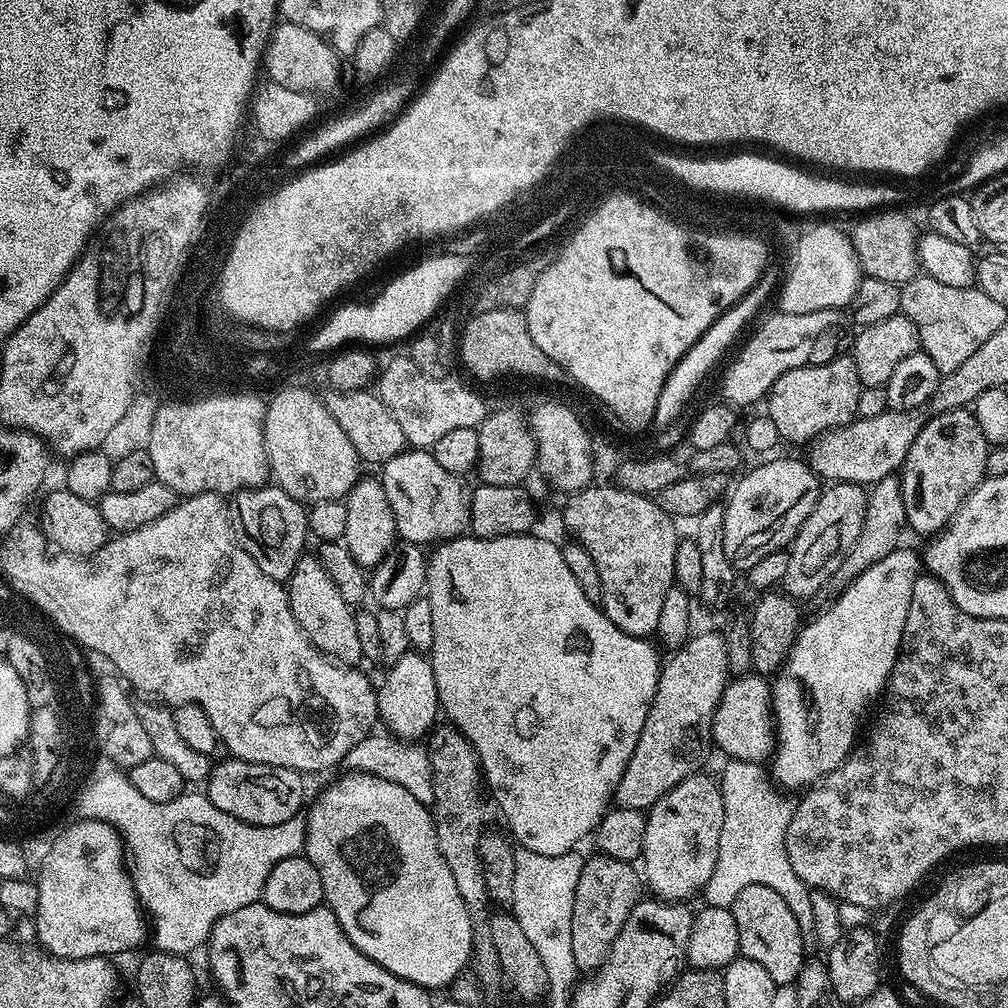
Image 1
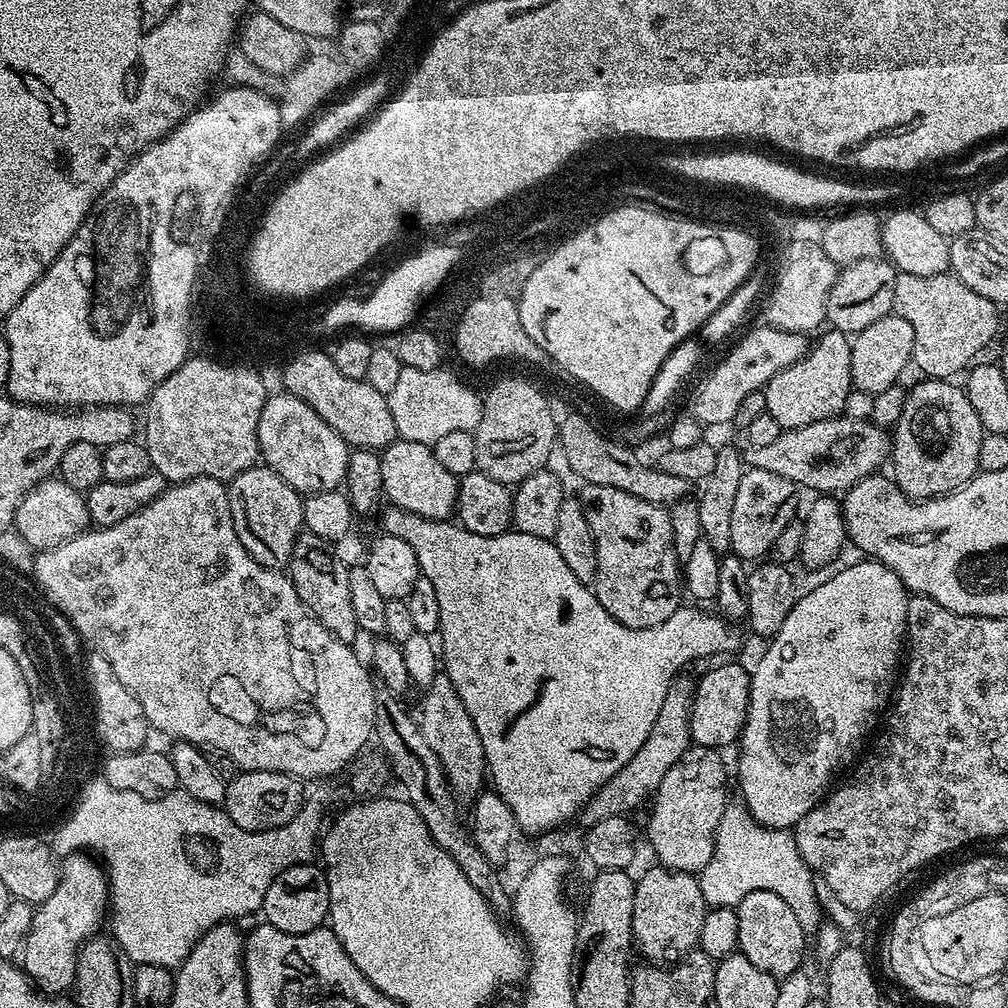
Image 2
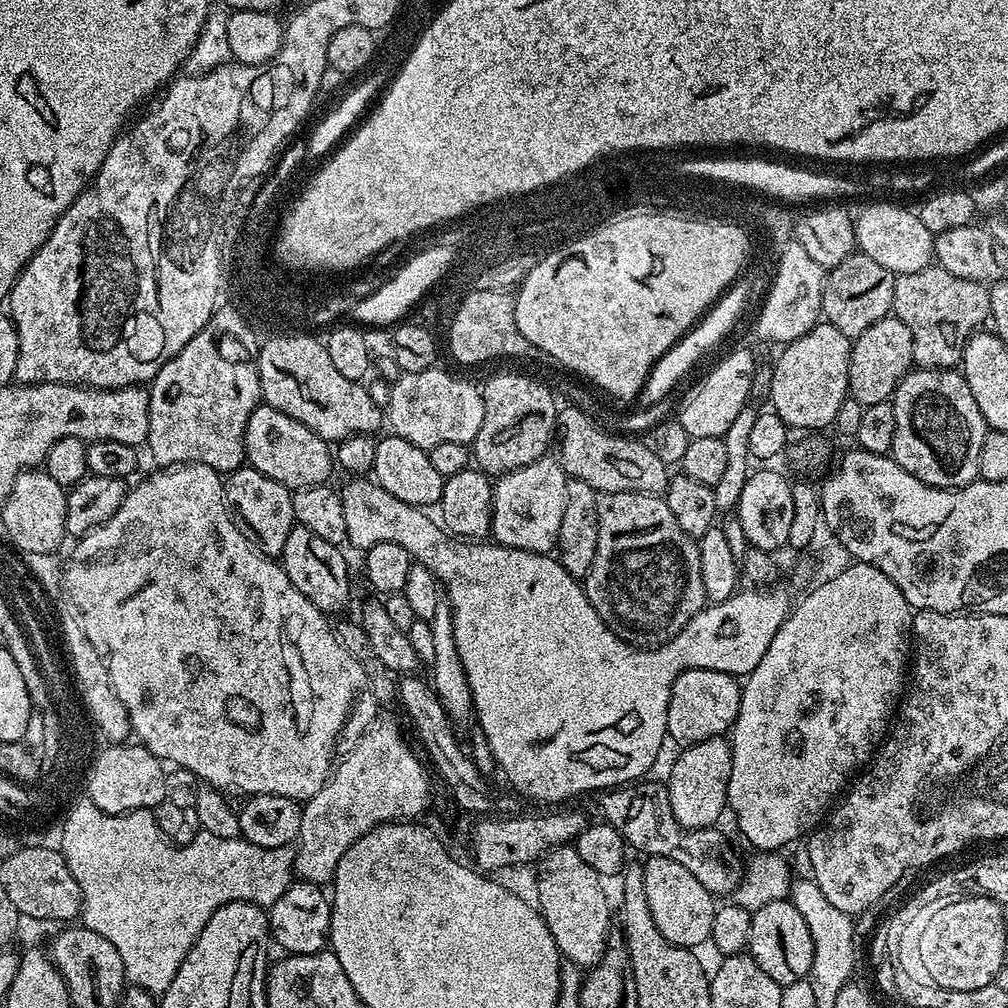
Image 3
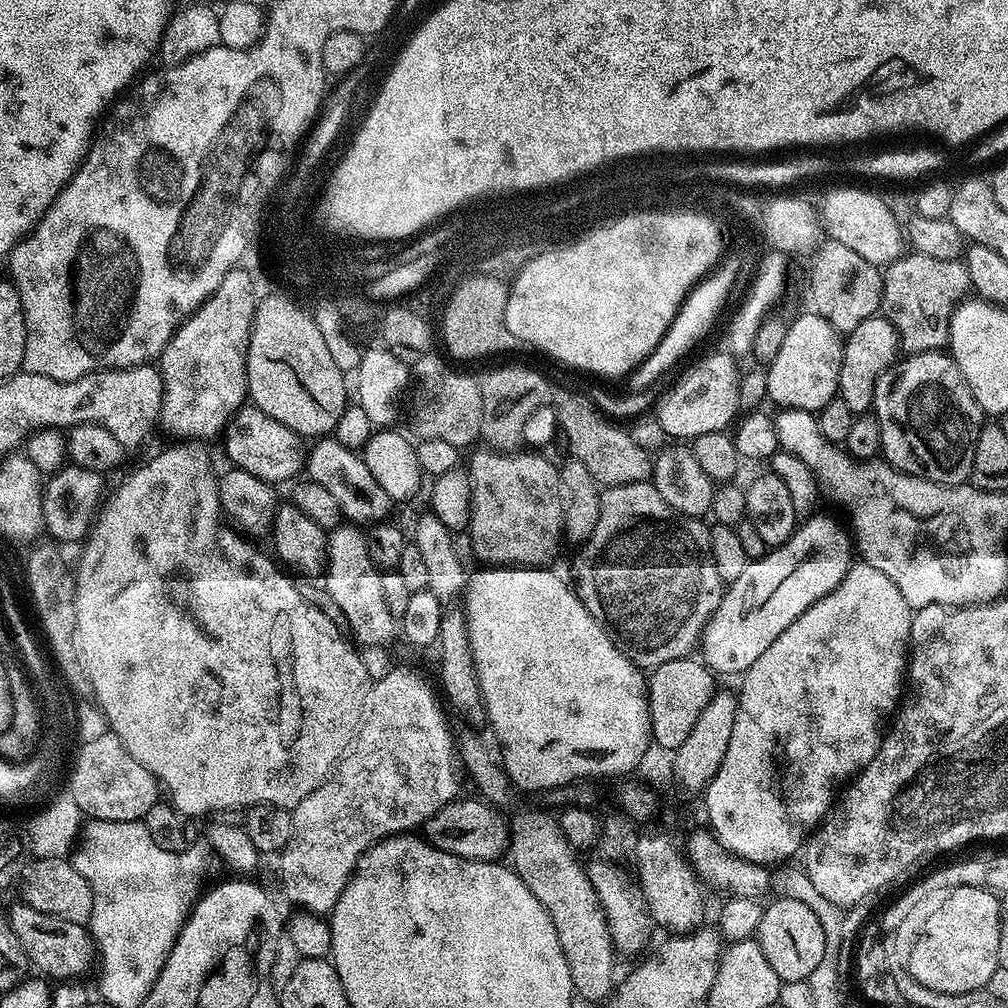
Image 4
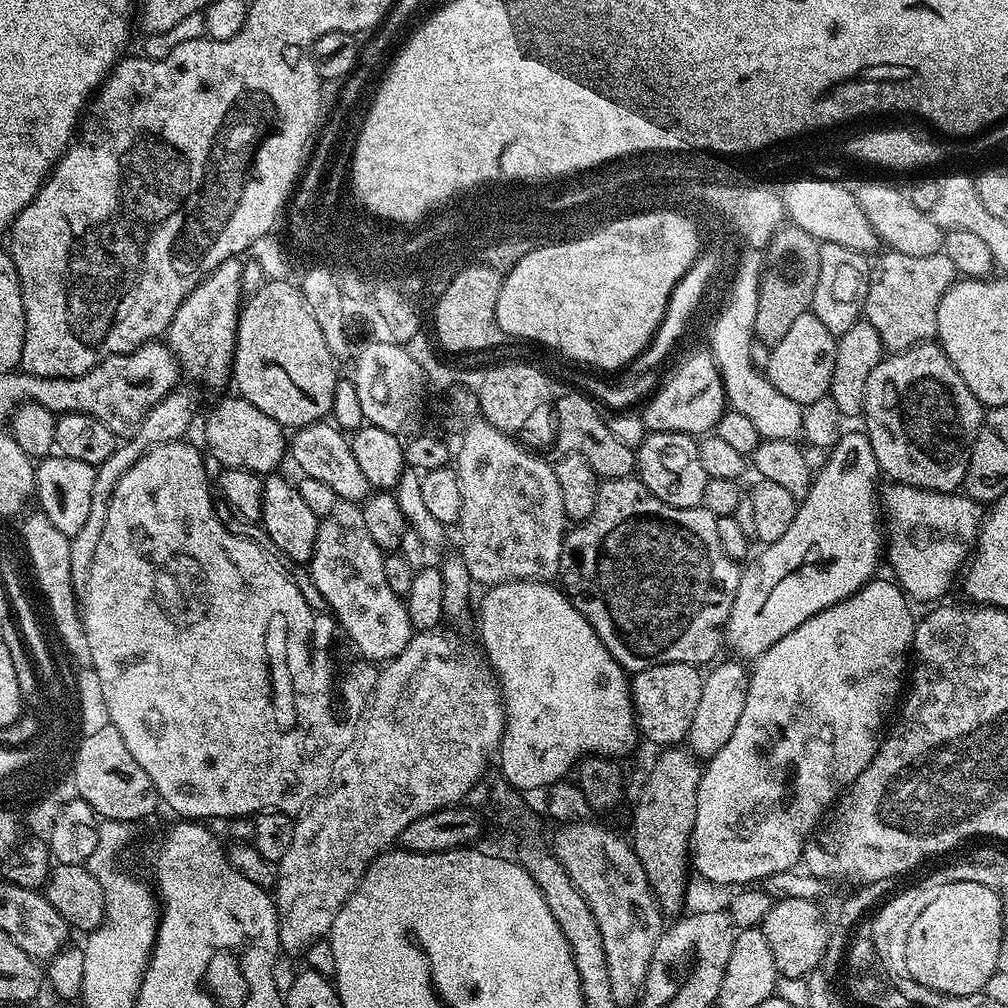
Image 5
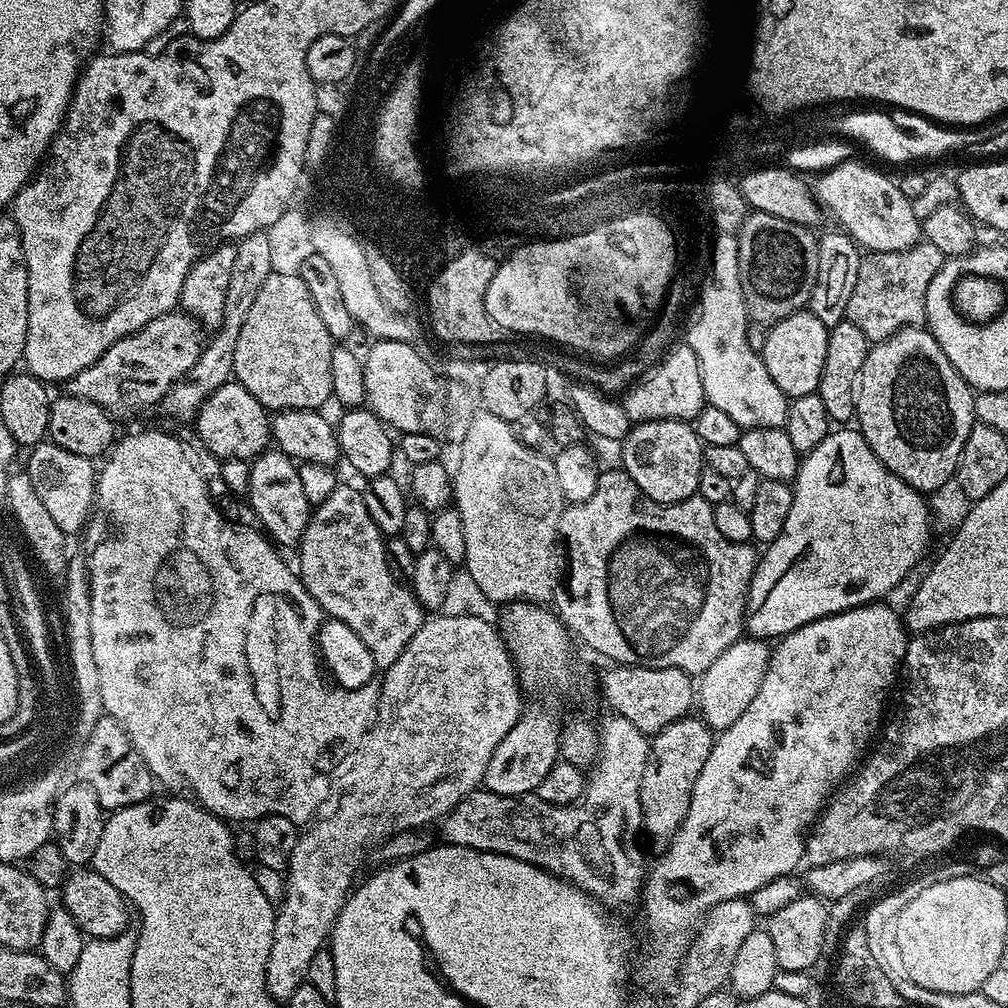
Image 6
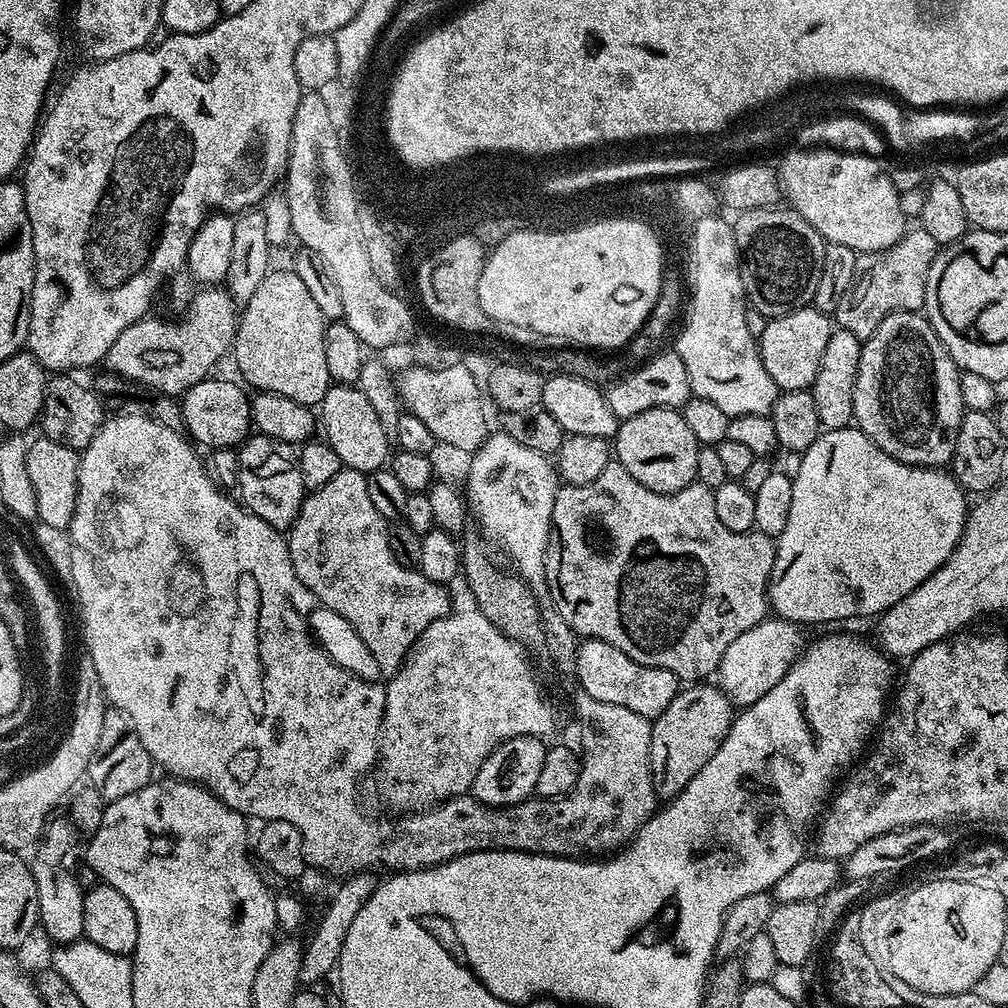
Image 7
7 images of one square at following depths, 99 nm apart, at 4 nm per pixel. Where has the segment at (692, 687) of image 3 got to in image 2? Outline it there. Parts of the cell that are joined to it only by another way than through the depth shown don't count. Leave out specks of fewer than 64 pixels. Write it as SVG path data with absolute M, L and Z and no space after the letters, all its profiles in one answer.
M720 664L695 683L692 696L690 730L692 744L700 750L721 750L727 744L735 745L744 727L748 710L748 691L752 685L749 669L740 664Z

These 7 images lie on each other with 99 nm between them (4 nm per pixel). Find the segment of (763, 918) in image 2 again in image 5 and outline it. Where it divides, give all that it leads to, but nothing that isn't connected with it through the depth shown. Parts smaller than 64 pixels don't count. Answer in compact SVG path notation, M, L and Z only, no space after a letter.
M786 897L777 899L766 914L763 930L766 942L770 942L770 954L774 954L776 971L781 977L798 979L817 971L828 952L828 924L824 912L815 899Z

